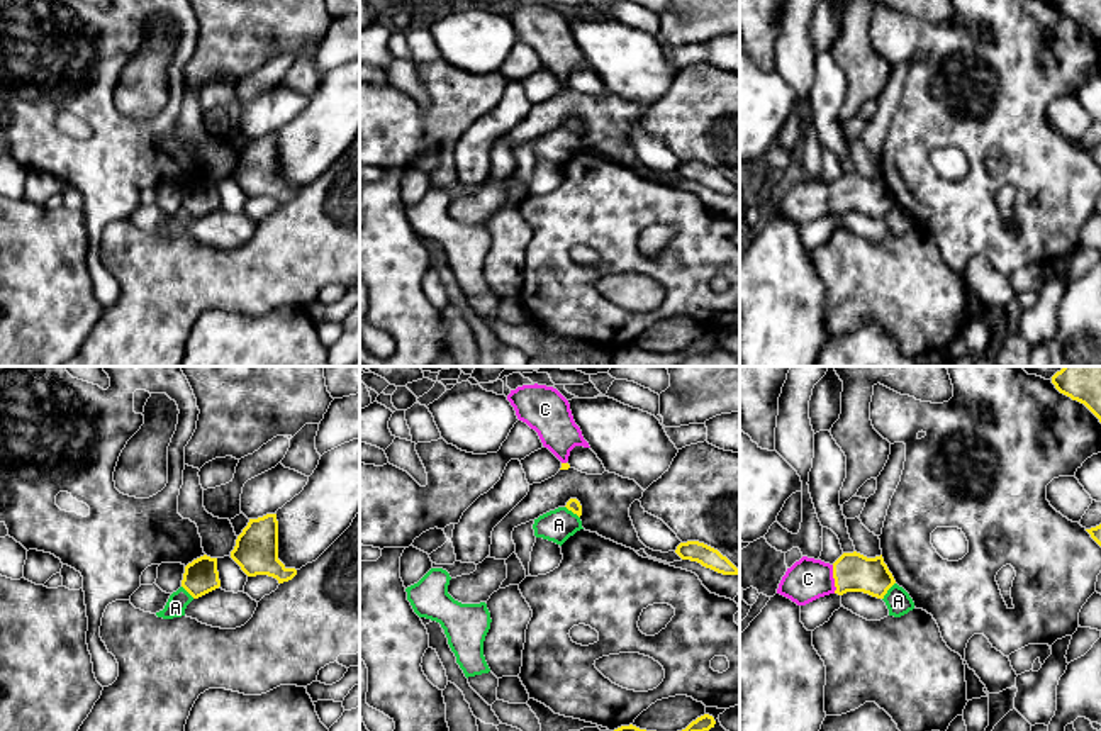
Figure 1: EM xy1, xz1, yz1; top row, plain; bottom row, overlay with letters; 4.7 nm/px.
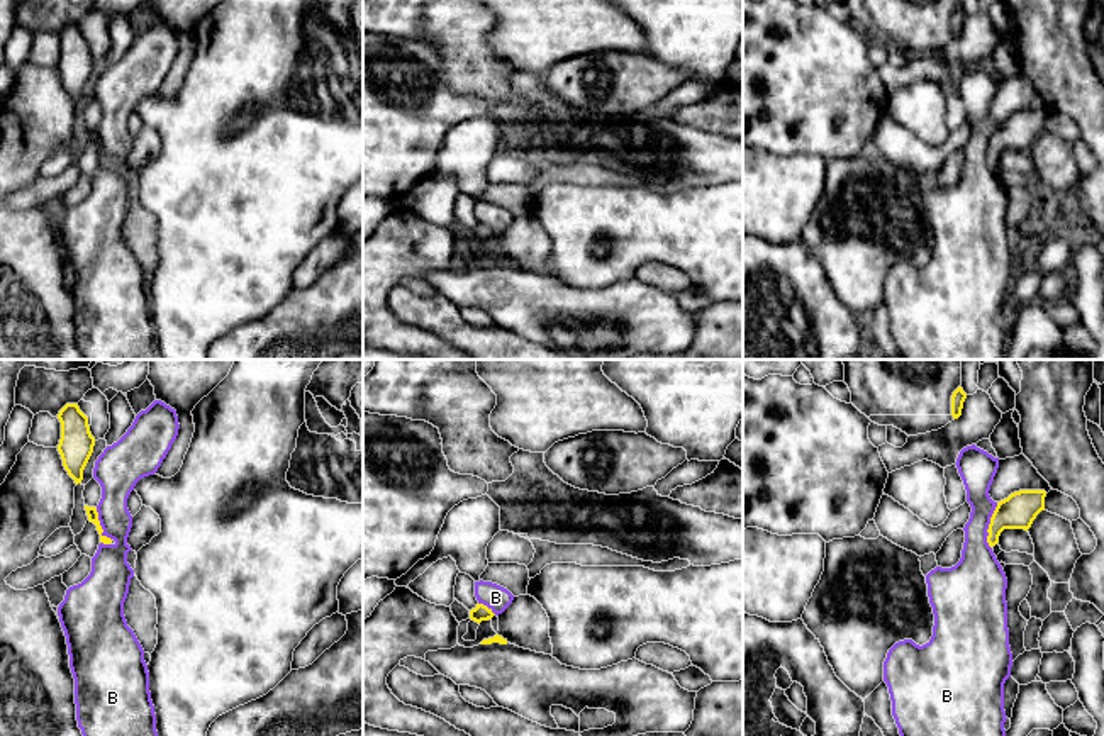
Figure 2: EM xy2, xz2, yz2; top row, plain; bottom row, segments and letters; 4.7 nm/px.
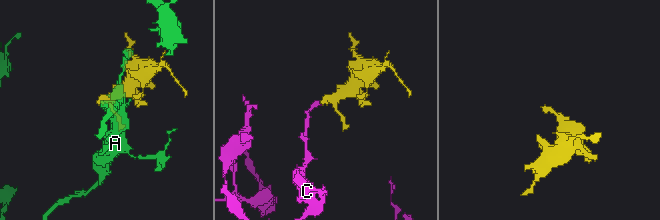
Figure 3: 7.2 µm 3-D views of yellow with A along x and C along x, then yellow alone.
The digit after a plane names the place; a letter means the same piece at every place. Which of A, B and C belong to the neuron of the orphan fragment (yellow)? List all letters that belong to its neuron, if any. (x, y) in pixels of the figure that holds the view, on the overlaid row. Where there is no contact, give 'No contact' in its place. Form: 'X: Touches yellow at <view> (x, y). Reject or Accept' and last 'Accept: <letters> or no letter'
A: Touches yellow at yz1 (888, 589). Reject
B: Touches yellow at yz2 (989, 526). Reject
C: Touches yellow at yz1 (835, 579). Accept
Accept: C

